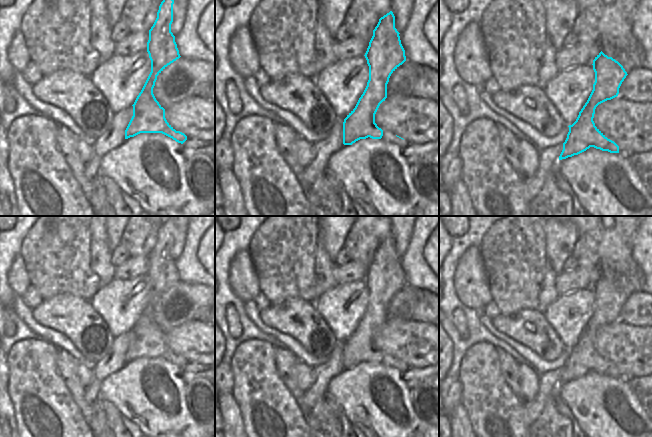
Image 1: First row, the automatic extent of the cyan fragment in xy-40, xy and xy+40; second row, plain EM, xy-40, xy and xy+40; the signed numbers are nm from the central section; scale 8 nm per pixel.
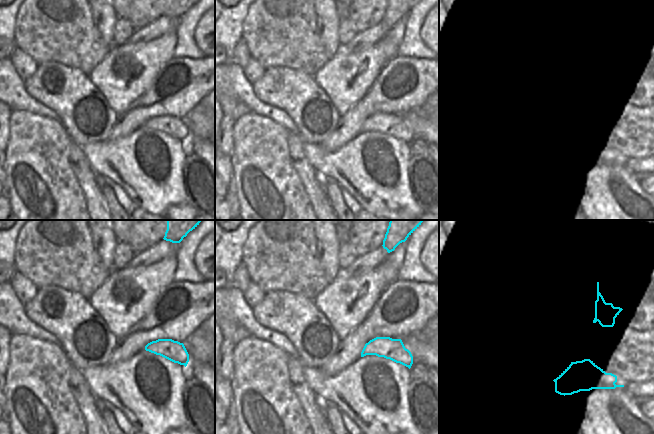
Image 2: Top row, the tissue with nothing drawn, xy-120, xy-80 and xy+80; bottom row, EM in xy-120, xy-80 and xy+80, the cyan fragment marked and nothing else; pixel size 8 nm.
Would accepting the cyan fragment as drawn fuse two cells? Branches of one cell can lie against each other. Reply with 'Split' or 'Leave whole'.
Split.

